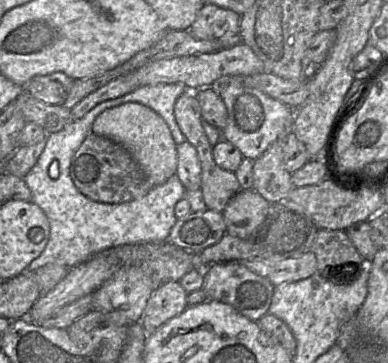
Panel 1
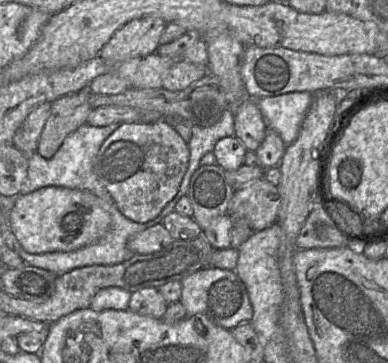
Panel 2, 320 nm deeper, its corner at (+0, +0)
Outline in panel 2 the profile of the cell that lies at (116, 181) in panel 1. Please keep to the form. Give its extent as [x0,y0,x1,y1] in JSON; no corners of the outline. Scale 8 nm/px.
[93,120,189,223]

